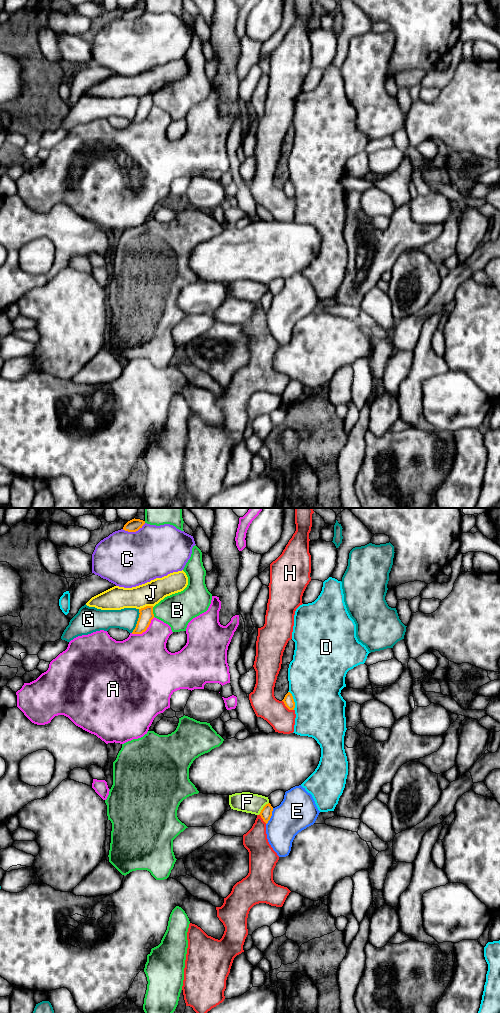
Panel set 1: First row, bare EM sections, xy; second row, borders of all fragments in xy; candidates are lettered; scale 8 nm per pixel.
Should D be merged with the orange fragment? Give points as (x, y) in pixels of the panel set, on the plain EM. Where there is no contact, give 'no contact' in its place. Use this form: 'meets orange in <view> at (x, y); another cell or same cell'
meets orange in xy at (293, 188); another cell

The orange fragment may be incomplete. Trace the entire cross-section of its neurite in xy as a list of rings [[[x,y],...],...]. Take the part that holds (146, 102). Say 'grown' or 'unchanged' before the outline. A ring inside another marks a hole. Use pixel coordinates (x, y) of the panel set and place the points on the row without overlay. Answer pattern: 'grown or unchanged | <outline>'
unchanged | [[[146,94],[139,97],[139,106],[132,122],[142,122],[149,115],[151,108],[154,106],[153,94]]]

